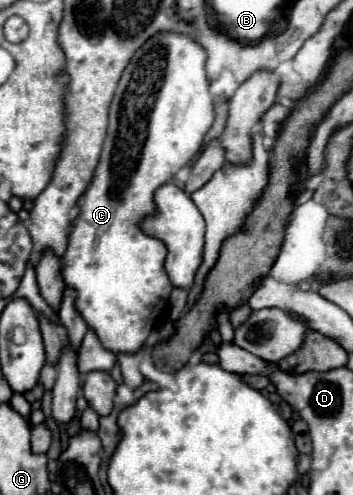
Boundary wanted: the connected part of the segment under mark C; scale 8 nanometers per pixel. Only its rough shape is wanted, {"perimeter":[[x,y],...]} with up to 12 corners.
{"perimeter":[[158,33],[124,69],[64,253],[112,353],[166,315],[140,229],[214,121],[206,51]]}

